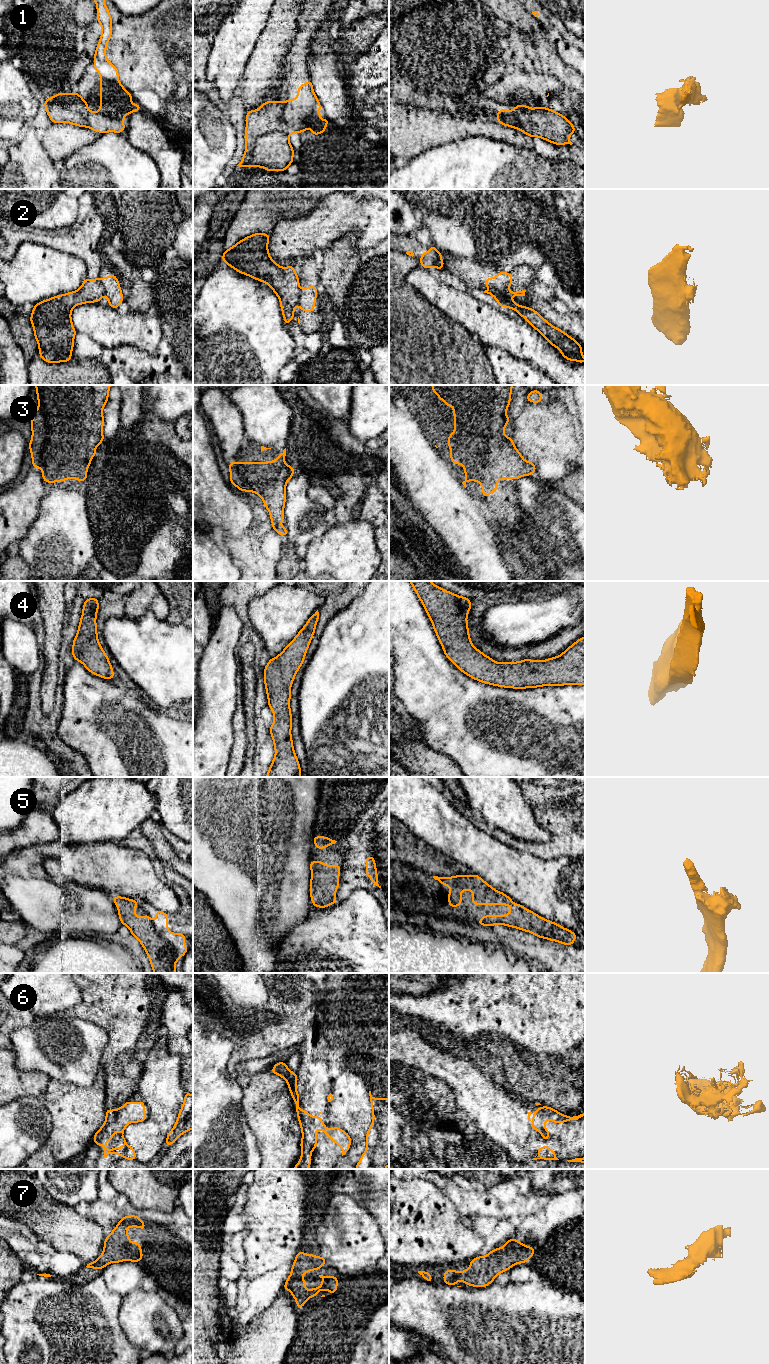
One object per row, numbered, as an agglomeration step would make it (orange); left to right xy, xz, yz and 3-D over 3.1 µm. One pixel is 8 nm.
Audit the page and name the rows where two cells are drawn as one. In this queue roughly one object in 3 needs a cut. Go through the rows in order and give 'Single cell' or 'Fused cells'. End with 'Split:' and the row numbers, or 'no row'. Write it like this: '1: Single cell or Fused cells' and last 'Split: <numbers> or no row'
1: Fused cells
2: Fused cells
3: Single cell
4: Single cell
5: Single cell
6: Fused cells
7: Single cell
Split: 1, 2, 6

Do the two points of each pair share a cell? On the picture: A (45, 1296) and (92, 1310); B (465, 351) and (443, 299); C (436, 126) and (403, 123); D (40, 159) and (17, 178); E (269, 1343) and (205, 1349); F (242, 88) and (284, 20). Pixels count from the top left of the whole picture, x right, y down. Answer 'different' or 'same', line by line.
A: same
B: different
C: same
D: same
E: different
F: different

